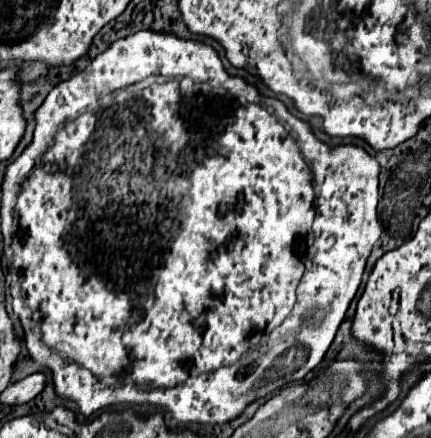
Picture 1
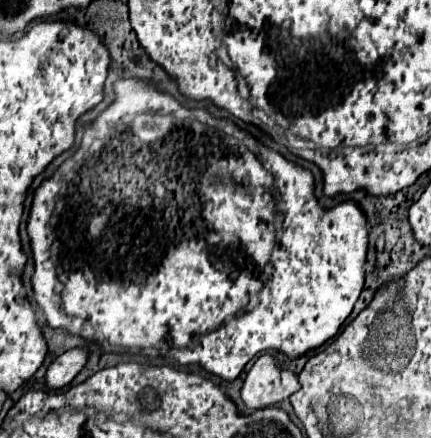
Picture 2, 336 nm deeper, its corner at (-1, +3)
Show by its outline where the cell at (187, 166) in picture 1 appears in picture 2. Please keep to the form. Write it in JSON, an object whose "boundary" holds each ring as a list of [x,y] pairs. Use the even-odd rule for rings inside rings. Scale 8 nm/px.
{"boundary":[[[118,80],[114,84],[114,90],[116,90],[116,100],[100,114],[100,118],[90,128],[86,128],[86,134],[84,134],[86,140],[82,142],[82,146],[60,166],[60,170],[54,174],[54,178],[42,182],[42,186],[36,190],[36,196],[34,196],[34,204],[32,204],[32,212],[30,212],[30,220],[28,220],[28,234],[32,238],[32,256],[34,256],[34,264],[36,264],[32,284],[34,284],[34,298],[40,304],[46,322],[52,328],[66,328],[72,334],[80,334],[86,340],[100,344],[104,352],[116,352],[116,350],[124,350],[124,348],[126,350],[130,350],[130,348],[156,348],[162,354],[168,352],[168,358],[182,364],[182,366],[196,364],[196,366],[204,368],[206,372],[212,372],[224,380],[238,378],[238,374],[244,370],[244,366],[256,354],[260,354],[264,350],[274,350],[274,354],[282,352],[288,358],[296,358],[312,348],[318,348],[326,340],[334,338],[338,334],[340,326],[344,324],[344,320],[350,316],[354,302],[358,300],[362,286],[364,286],[362,266],[366,262],[366,250],[368,250],[368,226],[366,226],[366,216],[360,210],[360,206],[350,200],[350,202],[338,204],[330,212],[324,212],[320,208],[320,204],[316,202],[314,176],[308,170],[288,162],[278,152],[264,146],[248,133],[244,133],[245,142],[241,143],[234,138],[228,138],[220,130],[210,128],[208,126],[208,112],[204,112],[204,124],[200,124],[198,120],[190,120],[188,118],[190,112],[186,112],[172,96],[158,92],[146,80]],[[138,114],[160,114],[160,116],[170,114],[176,118],[176,122],[174,122],[170,134],[166,134],[164,138],[154,142],[154,148],[152,148],[152,144],[144,144],[140,138],[136,138],[140,142],[140,146],[138,148],[134,146],[132,158],[126,160],[126,148],[124,148],[122,138],[126,138],[126,134],[130,134],[132,122],[118,122],[118,120],[124,120],[124,118],[130,120],[130,118],[136,118]],[[116,122],[118,122],[118,130],[114,128]],[[238,144],[257,148],[255,149],[256,154],[248,148],[238,146]],[[264,167],[269,172],[264,172]],[[126,172],[128,172],[128,180],[126,180]],[[272,176],[274,176],[276,186],[272,184]],[[52,180],[54,180],[54,184],[52,184]],[[276,188],[280,192],[278,204],[276,204]],[[52,192],[54,192],[54,210],[56,212],[52,212]],[[274,229],[276,234],[274,234]],[[276,235],[279,246],[276,246]],[[272,248],[274,248],[273,252]],[[270,258],[272,258],[272,272],[270,272],[270,280],[258,292],[258,306],[254,310],[244,310],[248,306],[248,282],[264,280],[264,274],[268,272]],[[180,310],[184,310],[184,314],[180,314]],[[74,318],[80,318],[80,320],[72,328]],[[216,326],[220,326],[220,328],[216,328]]]}

